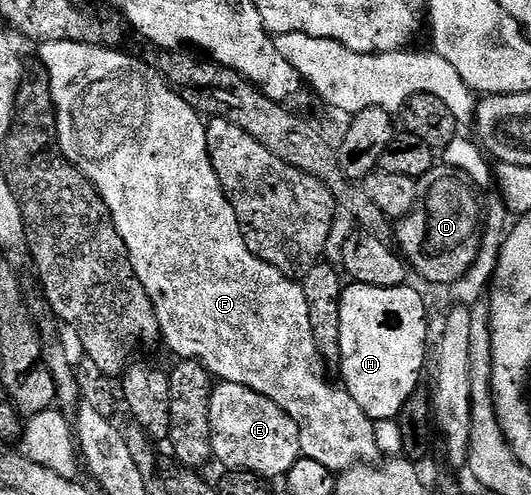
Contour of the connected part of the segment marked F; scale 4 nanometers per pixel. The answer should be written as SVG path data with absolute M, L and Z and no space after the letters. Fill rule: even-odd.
M45 42L39 47L40 62L48 69L46 81L48 91L52 97L52 109L56 112L56 144L60 148L64 159L72 166L77 166L86 176L86 180L98 192L98 196L106 204L109 216L112 217L114 228L118 236L126 244L126 252L130 256L130 264L134 268L136 278L146 288L150 300L154 304L156 325L159 337L177 355L177 359L188 359L203 364L212 375L213 379L220 382L233 382L242 384L278 404L282 412L294 420L300 437L300 453L303 457L316 460L326 468L335 472L349 470L352 466L372 464L381 457L380 449L376 443L376 423L358 408L348 391L339 385L331 386L324 375L326 363L321 358L318 348L314 344L314 332L310 332L310 308L306 305L306 292L303 285L295 277L283 274L278 268L266 264L262 259L255 258L246 244L240 231L238 216L224 195L222 184L214 172L214 164L208 155L208 141L206 140L206 122L201 111L190 108L186 100L176 90L173 90L155 70L142 64L136 58L123 54L123 49L109 48L107 46L94 46L91 42ZM75 126L88 126L85 130L72 130Z

